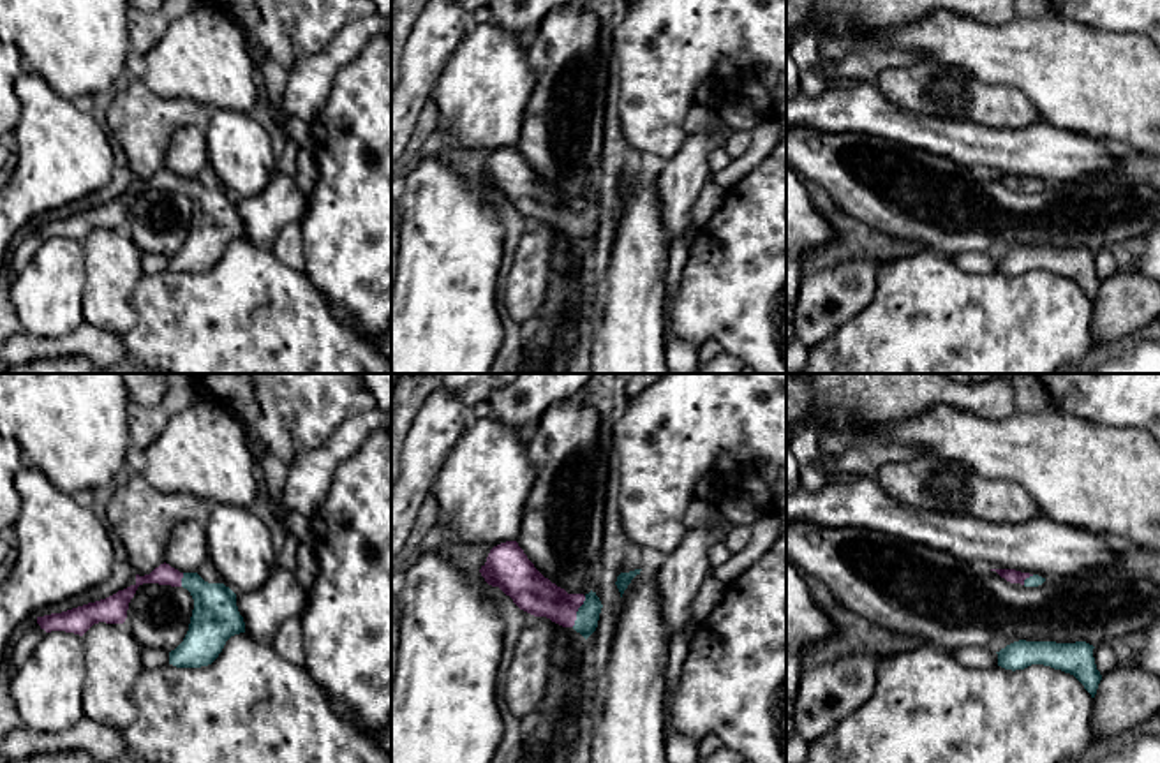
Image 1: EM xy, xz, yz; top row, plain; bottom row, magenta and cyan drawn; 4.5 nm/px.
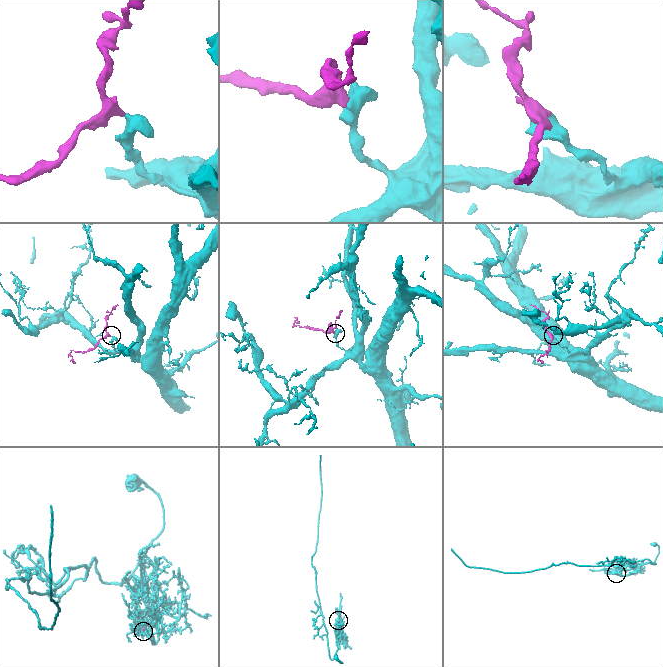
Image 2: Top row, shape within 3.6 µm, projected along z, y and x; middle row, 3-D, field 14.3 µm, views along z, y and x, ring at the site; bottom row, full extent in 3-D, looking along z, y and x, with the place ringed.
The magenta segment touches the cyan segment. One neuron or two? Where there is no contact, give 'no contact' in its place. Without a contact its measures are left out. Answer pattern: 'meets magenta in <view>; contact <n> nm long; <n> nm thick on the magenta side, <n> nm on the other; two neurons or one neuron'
meets magenta in xz; contact 160 nm long; 180 nm thick on the magenta side, 110 nm on the other; one neuron

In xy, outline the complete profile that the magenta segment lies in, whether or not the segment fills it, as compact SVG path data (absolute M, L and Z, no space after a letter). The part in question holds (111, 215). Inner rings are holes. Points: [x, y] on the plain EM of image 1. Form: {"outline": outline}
{"outline": "M160 169L150 180L136 180L136 189L116 199L62 219L37 222L46 238L65 236L83 241L93 229L123 229L129 208L143 189L183 192L194 204L189 236L183 247L169 257L169 270L176 273L201 273L212 270L226 247L245 238L243 222L236 211L236 199L224 189L208 189L197 178L180 178Z"}

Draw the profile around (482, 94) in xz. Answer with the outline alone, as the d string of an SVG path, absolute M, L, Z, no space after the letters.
M483 23L467 28L430 99L455 146L494 153L517 146L532 90L529 44Z

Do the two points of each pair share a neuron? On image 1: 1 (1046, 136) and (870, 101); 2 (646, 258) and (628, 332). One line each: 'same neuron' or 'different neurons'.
1: same neuron
2: same neuron

